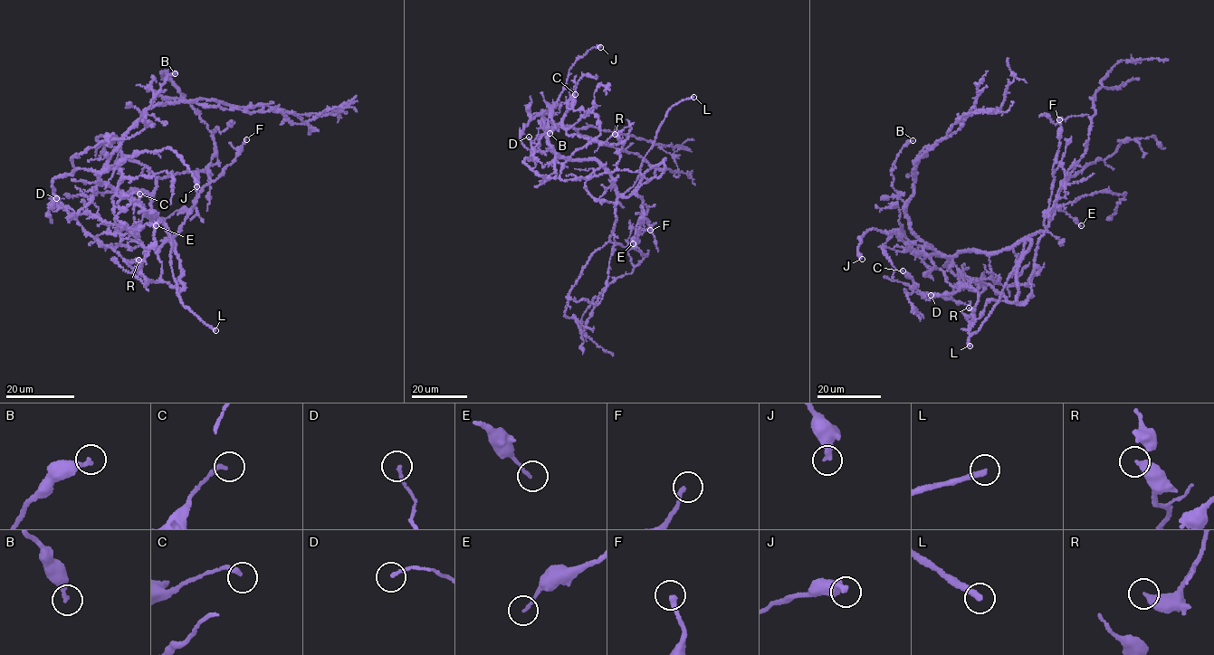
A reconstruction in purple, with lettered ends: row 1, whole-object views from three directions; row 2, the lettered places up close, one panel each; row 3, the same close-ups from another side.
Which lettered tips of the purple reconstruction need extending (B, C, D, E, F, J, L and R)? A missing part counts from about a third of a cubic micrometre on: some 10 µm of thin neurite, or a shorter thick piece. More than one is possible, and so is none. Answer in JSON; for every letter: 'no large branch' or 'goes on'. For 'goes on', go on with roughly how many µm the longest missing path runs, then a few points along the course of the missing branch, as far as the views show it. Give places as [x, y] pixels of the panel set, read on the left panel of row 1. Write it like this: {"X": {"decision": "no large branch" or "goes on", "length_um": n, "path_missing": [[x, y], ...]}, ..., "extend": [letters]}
{"B": {"decision": "no large branch"}, "C": {"decision": "no large branch"}, "D": {"decision": "no large branch"}, "E": {"decision": "no large branch"}, "F": {"decision": "goes on", "length_um": 15}, "J": {"decision": "no large branch"}, "L": {"decision": "goes on", "length_um": 15}, "R": {"decision": "no large branch"}, "extend": ["F", "L"]}

